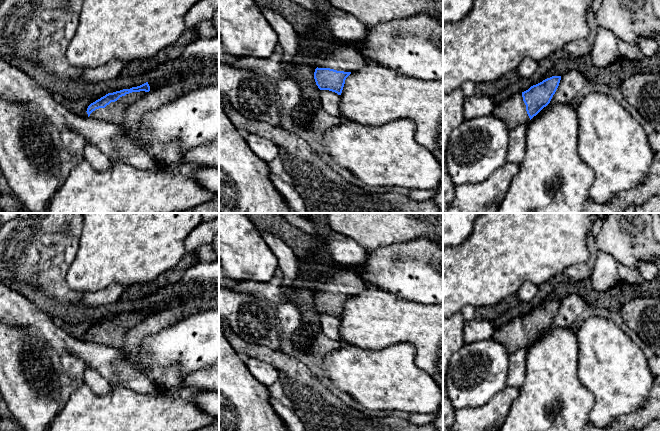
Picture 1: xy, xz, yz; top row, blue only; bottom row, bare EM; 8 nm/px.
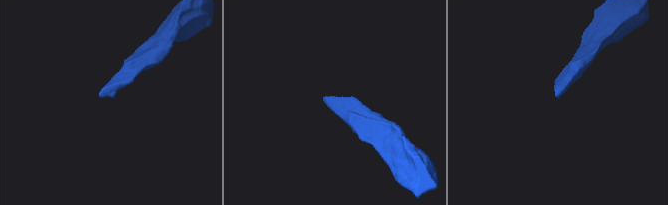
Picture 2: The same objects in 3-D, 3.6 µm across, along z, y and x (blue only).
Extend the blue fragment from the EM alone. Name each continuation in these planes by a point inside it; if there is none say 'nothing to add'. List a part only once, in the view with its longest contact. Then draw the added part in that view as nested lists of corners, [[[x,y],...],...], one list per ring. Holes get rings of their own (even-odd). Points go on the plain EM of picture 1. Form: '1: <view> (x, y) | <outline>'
1: xy (114, 336) | [[[145,315],[126,318],[117,325],[111,326],[105,332],[96,333],[89,341],[123,350],[125,336],[139,326],[146,318],[147,316]]]

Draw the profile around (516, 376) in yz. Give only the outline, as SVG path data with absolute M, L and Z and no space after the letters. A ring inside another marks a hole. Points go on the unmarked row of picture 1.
M520 348L509 356L510 369L507 374L506 385L521 388L526 380L528 348Z

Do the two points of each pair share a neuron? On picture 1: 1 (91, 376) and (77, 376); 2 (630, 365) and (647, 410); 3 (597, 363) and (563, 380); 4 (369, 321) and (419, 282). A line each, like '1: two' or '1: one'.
1: two
2: two
3: two
4: two

